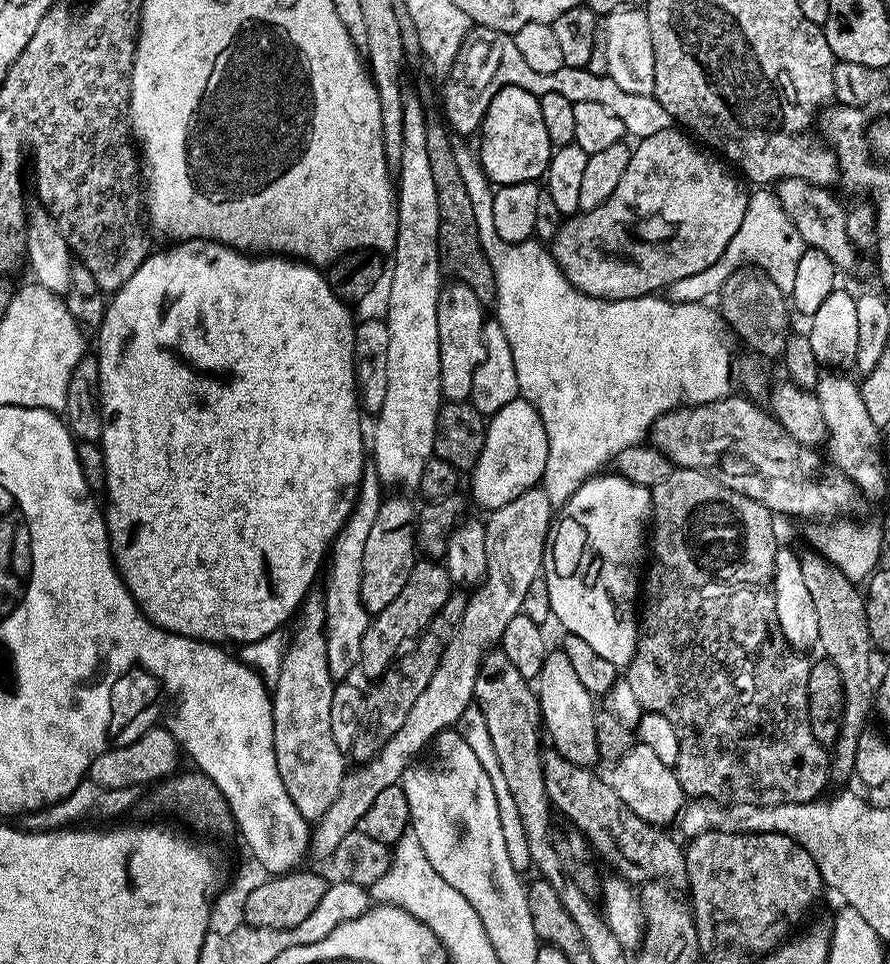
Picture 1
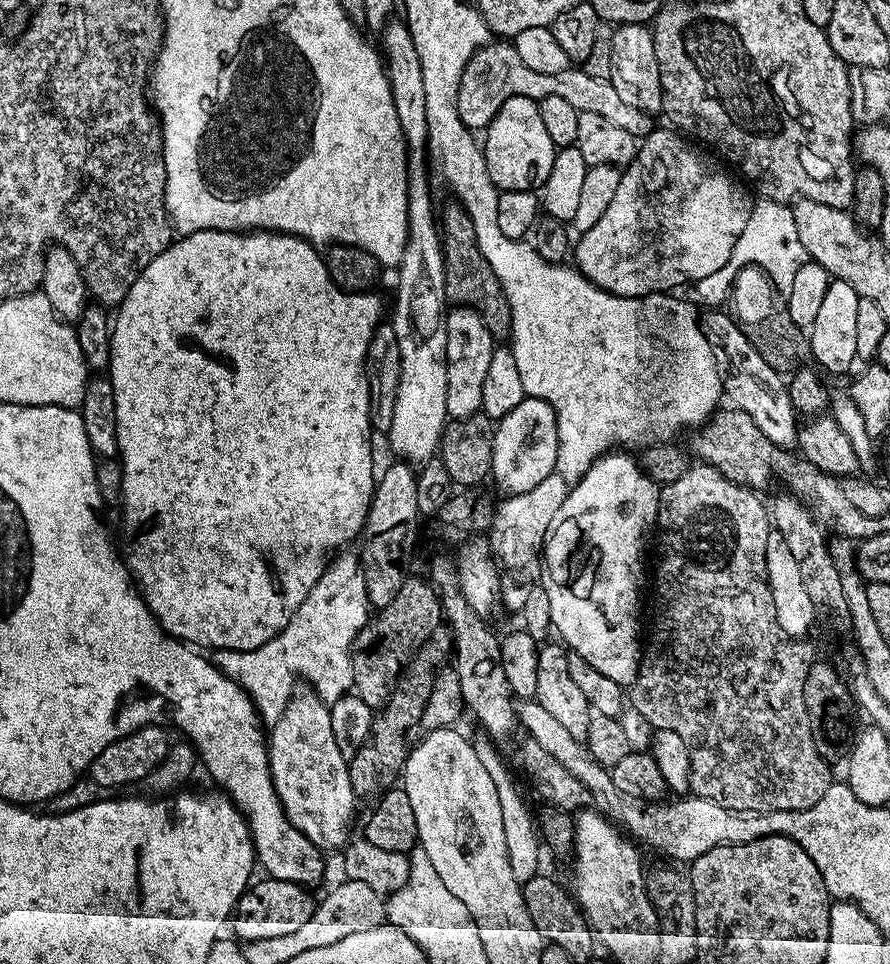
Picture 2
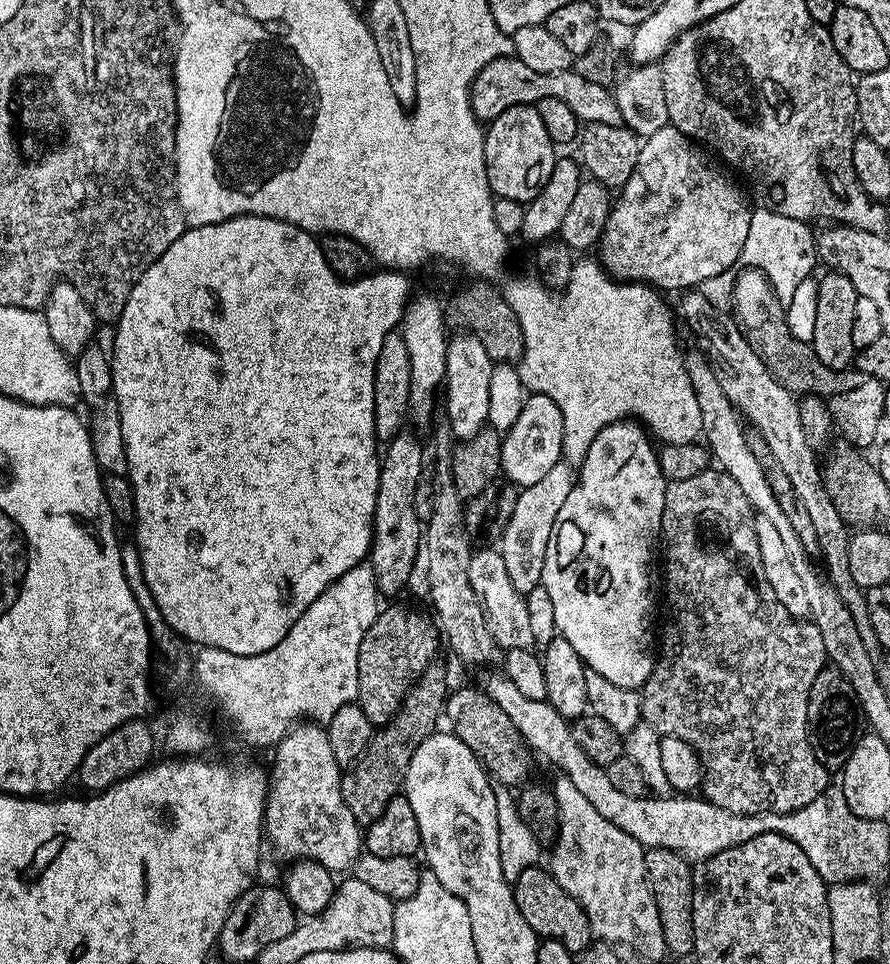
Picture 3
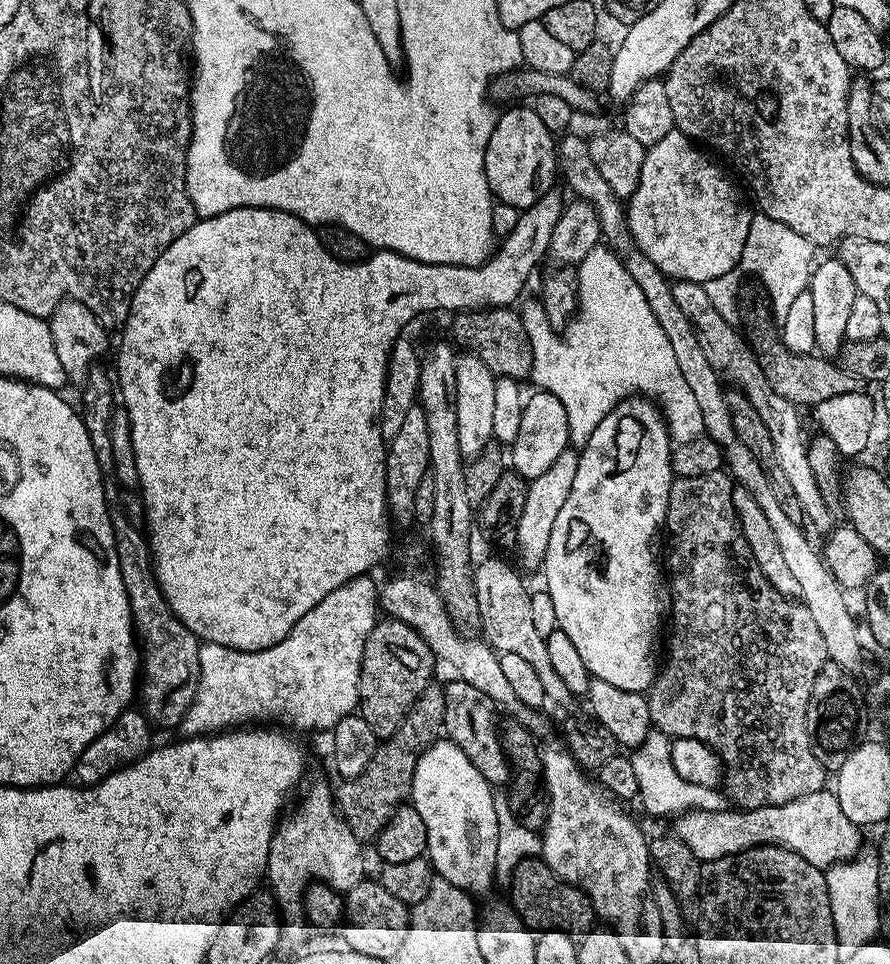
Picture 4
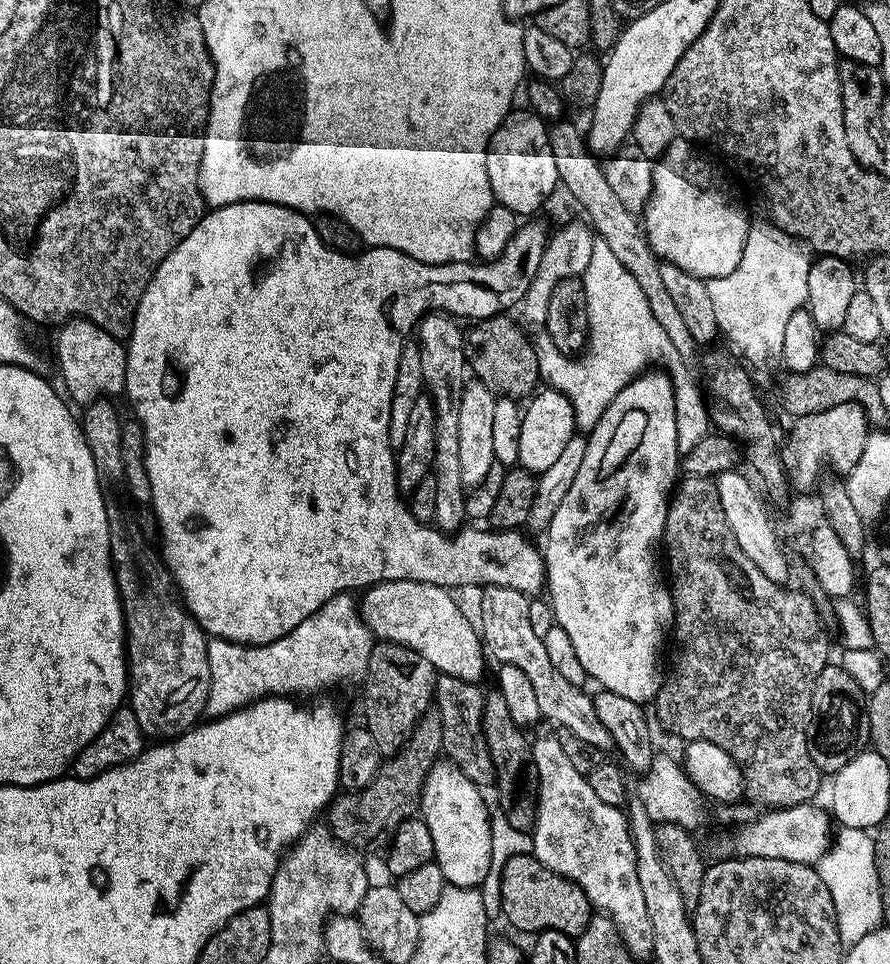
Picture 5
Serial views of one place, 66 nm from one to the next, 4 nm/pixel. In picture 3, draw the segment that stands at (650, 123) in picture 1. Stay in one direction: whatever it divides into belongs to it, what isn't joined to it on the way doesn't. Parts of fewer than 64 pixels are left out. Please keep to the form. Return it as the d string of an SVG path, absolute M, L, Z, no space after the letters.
M515 55L503 56L486 65L474 78L471 89L470 106L481 122L491 122L510 106L535 106L542 98L562 98L562 102L566 102L566 106L570 106L570 110L574 110L574 114L582 122L606 126L618 126L622 123L616 97L605 85L586 82L586 78L582 78L582 74L574 70L538 74L538 70L530 70L530 66L516 59Z

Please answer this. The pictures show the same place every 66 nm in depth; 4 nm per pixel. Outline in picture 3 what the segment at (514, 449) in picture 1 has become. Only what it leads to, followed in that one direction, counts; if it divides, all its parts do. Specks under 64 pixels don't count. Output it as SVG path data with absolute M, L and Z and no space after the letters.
M529 395L514 424L503 433L500 442L500 470L521 489L541 481L562 460L562 410L550 398Z

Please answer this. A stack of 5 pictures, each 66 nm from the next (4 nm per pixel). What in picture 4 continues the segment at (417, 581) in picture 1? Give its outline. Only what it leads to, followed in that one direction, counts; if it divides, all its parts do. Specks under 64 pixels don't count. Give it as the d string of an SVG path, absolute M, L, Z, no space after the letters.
M384 618L372 627L362 650L358 715L366 718L377 738L393 736L398 726L402 726L422 690L433 683L432 667L437 664L424 639L400 620Z

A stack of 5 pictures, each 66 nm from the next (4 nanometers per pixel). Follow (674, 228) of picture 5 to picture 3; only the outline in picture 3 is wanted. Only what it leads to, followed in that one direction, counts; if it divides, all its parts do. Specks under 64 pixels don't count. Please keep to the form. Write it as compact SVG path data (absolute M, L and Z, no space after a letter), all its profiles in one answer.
M669 126L658 130L658 134L647 136L640 146L638 166L634 166L634 174L630 174L630 178L623 188L619 189L617 196L620 197L617 200L615 197L614 203L609 207L606 226L598 241L598 249L600 248L600 256L598 255L599 263L613 280L643 282L657 290L665 290L664 288L692 290L704 283L708 278L714 278L715 275L720 275L734 266L734 258L737 257L737 252L741 252L740 245L743 245L746 234L750 234L750 218L754 208L753 205L748 205L749 197L746 195L746 192L746 197L744 197L743 190L726 173L719 172L716 169L715 163L717 164L717 161L703 147L697 146L686 134L682 134L674 127Z

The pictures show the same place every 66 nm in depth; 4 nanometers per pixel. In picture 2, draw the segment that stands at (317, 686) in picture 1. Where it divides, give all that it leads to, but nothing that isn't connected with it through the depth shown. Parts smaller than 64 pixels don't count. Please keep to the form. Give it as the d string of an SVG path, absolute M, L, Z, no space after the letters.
M297 690L288 700L286 710L282 710L282 718L271 725L267 737L268 765L274 782L274 790L280 799L284 817L314 842L317 848L343 849L350 839L348 823L352 820L352 811L356 808L357 793L350 786L348 760L338 750L338 742L334 742L334 729L330 727L330 707L321 700L318 693L311 690Z

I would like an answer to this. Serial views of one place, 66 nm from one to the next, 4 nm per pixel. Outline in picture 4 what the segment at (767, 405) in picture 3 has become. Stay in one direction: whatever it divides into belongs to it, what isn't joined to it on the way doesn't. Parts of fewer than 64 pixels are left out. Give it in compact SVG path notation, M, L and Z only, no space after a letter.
M677 280L672 284L674 299L682 309L682 315L688 319L690 326L694 326L694 334L698 334L698 342L706 358L710 358L710 366L720 373L725 381L732 383L733 389L739 390L758 410L766 430L770 430L770 438L774 441L774 454L778 458L778 466L782 466L783 483L788 484L787 491L794 498L798 498L803 519L809 520L821 534L827 534L834 528L833 509L828 507L826 498L822 498L822 490L818 490L818 482L814 480L814 470L810 470L808 457L808 440L804 436L804 424L800 421L801 409L797 405L786 402L782 394L774 391L774 386L766 382L766 374L756 360L755 351L750 347L747 339L737 330L737 327L722 314L718 314L716 307L710 302L704 285Z

